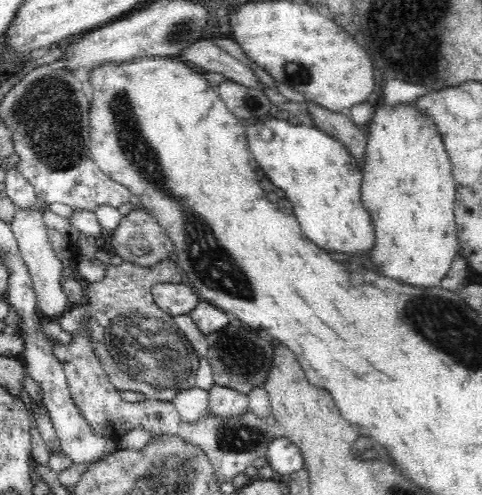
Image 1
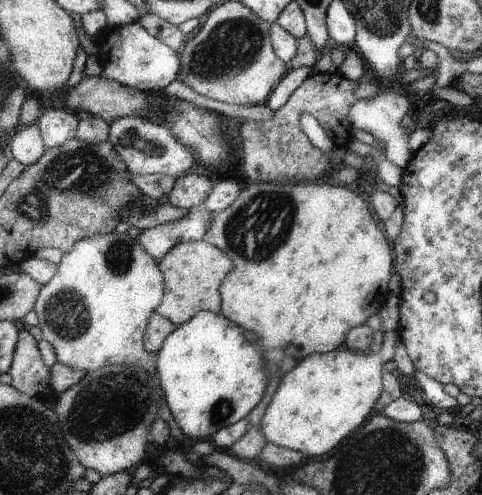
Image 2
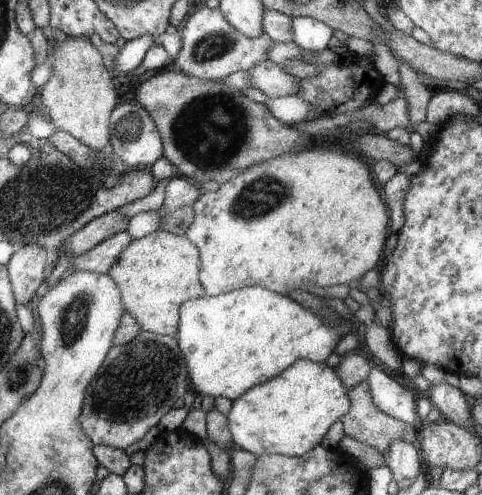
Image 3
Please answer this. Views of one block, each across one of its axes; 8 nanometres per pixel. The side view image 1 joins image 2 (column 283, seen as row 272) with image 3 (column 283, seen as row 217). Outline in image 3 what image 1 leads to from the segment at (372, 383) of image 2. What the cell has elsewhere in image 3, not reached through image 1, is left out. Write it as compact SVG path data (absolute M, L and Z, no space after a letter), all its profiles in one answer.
M307 360L293 362L287 370L271 378L261 386L253 386L241 398L231 402L227 416L227 428L231 444L255 456L279 454L289 458L305 456L319 444L327 428L349 412L349 396L343 388L337 372L325 364L313 364Z

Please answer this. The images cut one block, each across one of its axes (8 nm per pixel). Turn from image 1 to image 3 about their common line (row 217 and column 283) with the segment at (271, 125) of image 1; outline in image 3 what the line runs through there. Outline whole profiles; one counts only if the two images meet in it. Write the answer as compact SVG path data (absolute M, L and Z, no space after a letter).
M245 286L245 288L231 290L227 294L219 294L213 298L201 296L201 298L189 300L181 304L179 318L181 318L181 324L173 338L179 342L181 354L185 356L185 362L189 364L189 378L193 380L191 382L193 392L197 396L207 394L215 400L227 398L231 402L241 398L241 394L245 394L253 386L261 386L269 382L271 378L277 378L277 374L293 366L293 362L307 360L313 364L323 364L323 360L329 354L333 354L333 348L339 342L339 338L343 338L351 330L351 324L343 318L337 318L335 324L327 324L313 310L261 286Z

